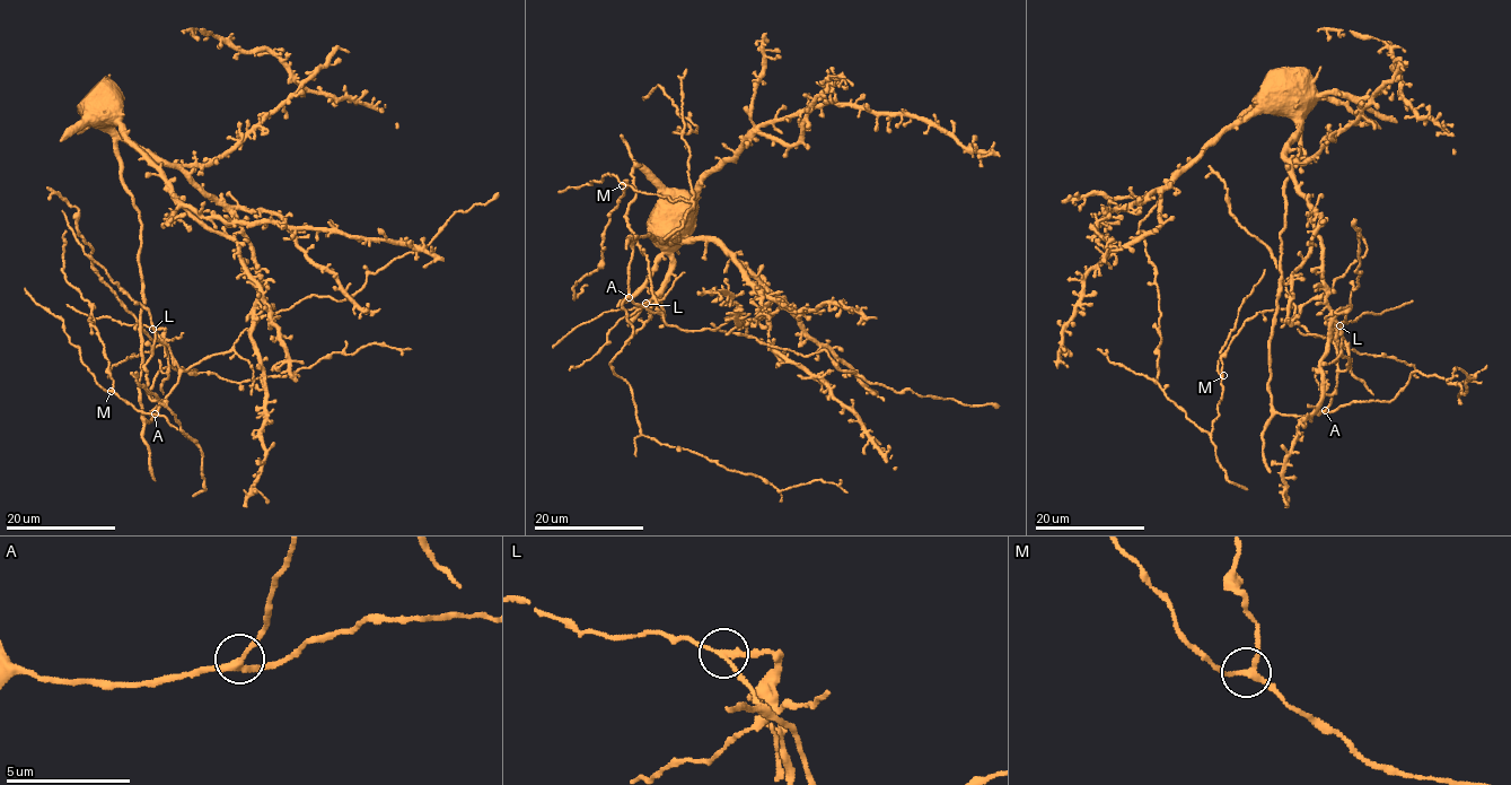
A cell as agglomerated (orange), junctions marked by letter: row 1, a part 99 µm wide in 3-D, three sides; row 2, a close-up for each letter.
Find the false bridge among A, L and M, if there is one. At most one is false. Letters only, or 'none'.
L

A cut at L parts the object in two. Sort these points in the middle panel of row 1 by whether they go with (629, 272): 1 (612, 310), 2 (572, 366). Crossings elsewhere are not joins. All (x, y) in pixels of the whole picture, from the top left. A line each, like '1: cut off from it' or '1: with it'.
1: with it
2: cut off from it

